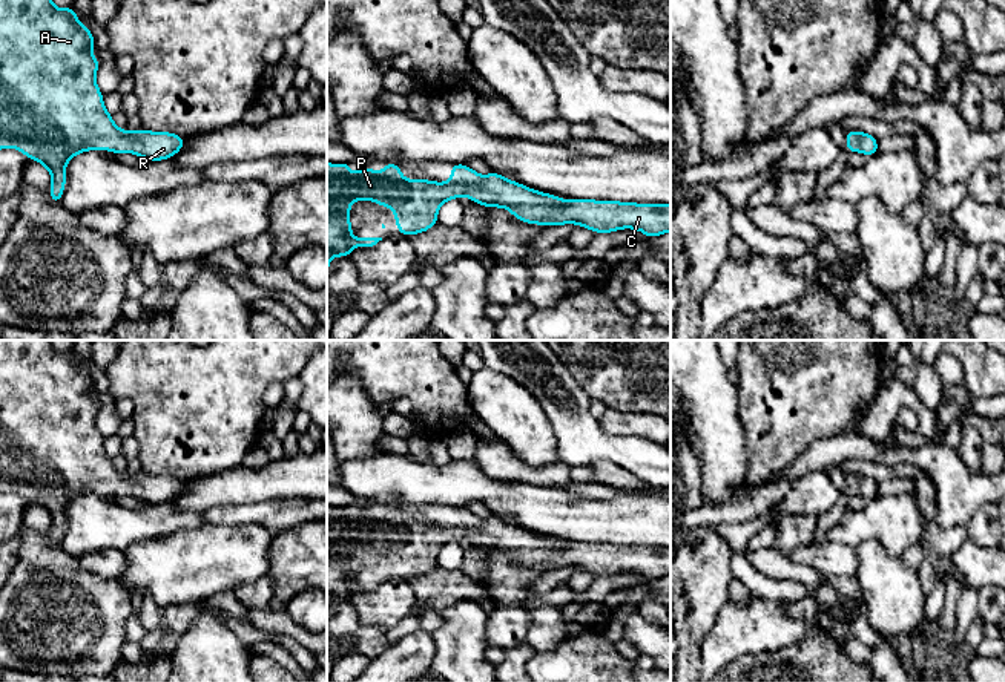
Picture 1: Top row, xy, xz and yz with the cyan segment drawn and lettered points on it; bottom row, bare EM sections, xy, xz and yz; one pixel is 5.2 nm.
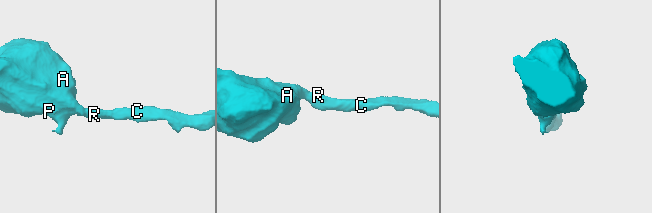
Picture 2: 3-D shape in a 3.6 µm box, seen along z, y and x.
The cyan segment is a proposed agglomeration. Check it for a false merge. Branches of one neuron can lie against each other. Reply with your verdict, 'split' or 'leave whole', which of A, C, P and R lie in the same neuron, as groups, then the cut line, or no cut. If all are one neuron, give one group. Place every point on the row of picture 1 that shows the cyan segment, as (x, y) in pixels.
leave whole | A C P R | no cut

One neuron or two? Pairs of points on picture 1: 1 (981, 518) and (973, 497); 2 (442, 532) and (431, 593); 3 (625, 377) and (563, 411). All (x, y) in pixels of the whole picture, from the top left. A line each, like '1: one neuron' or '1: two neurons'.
1: two neurons
2: two neurons
3: two neurons

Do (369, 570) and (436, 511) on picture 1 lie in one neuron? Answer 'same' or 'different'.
same

